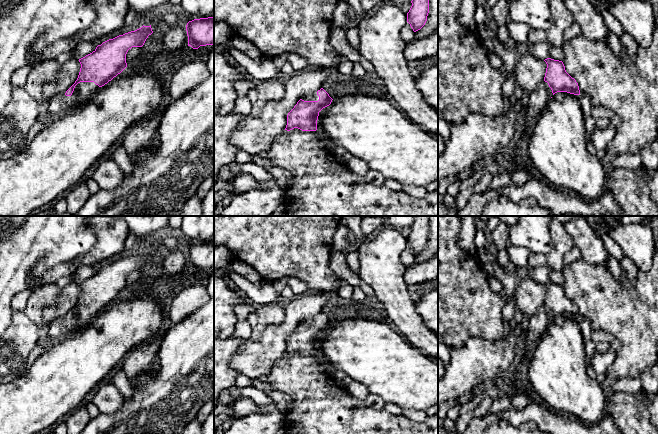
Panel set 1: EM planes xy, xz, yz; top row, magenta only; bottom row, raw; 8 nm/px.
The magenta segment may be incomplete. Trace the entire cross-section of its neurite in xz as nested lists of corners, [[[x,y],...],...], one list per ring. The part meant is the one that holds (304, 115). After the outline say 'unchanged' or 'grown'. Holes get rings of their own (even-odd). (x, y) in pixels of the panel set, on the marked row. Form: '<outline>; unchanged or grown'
[[[323,88],[304,95],[288,113],[285,130],[298,128],[302,131],[316,131],[319,112],[329,106],[332,100]]]; grown

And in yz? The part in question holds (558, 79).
[[[547,58],[544,80],[529,94],[529,103],[526,111],[526,122],[522,135],[531,131],[537,122],[541,111],[548,104],[551,97],[557,92],[567,92],[579,95],[578,83],[565,70],[562,61]]]; grown

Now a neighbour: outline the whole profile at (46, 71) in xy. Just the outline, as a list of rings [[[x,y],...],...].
[[[44,60],[36,64],[28,75],[24,88],[28,95],[38,103],[43,115],[46,114],[50,102],[43,99],[43,87],[56,80],[59,67],[55,60]]]

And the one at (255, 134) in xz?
[[[338,65],[327,68],[301,70],[285,83],[285,95],[281,100],[265,104],[258,116],[247,115],[231,135],[229,142],[250,155],[268,152],[274,139],[286,128],[287,115],[306,94],[322,88],[323,83]]]

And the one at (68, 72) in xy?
[[[69,59],[59,67],[57,78],[43,87],[43,99],[50,100],[57,94],[65,94],[75,83],[80,72],[81,64],[77,59]]]

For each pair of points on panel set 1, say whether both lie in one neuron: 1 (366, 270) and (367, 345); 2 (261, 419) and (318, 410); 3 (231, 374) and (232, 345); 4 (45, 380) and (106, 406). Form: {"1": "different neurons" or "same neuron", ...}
{"1": "different neurons", "2": "different neurons", "3": "same neuron", "4": "different neurons"}

